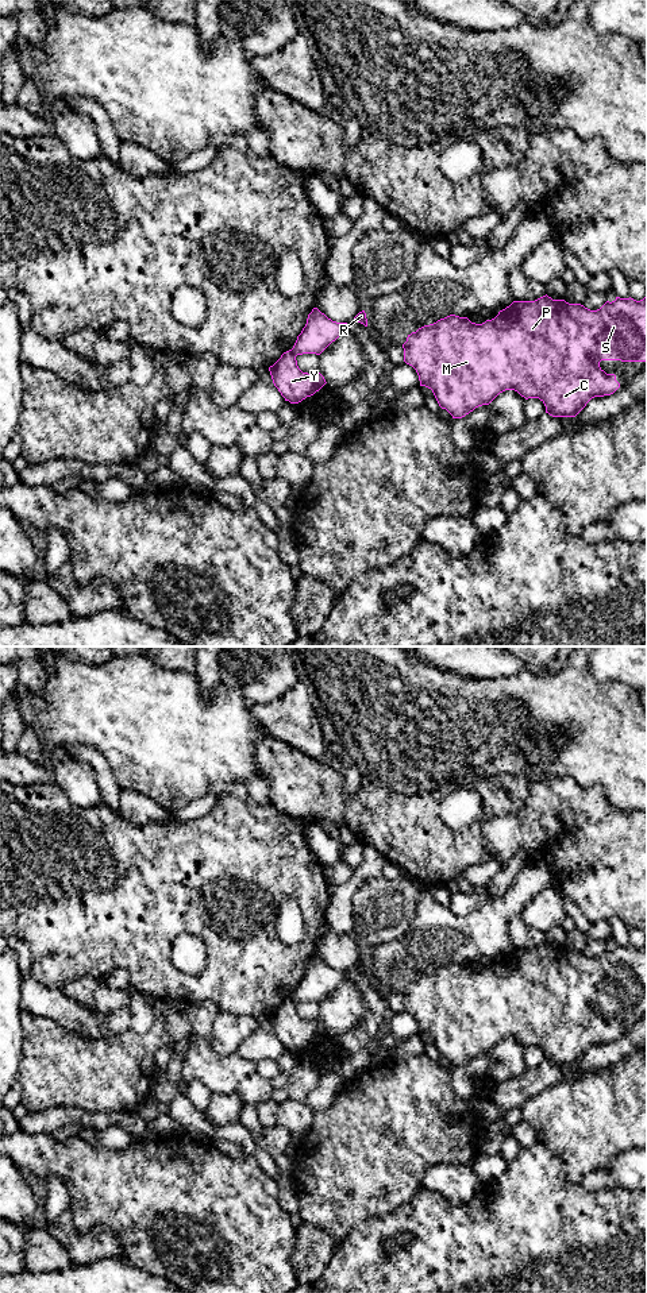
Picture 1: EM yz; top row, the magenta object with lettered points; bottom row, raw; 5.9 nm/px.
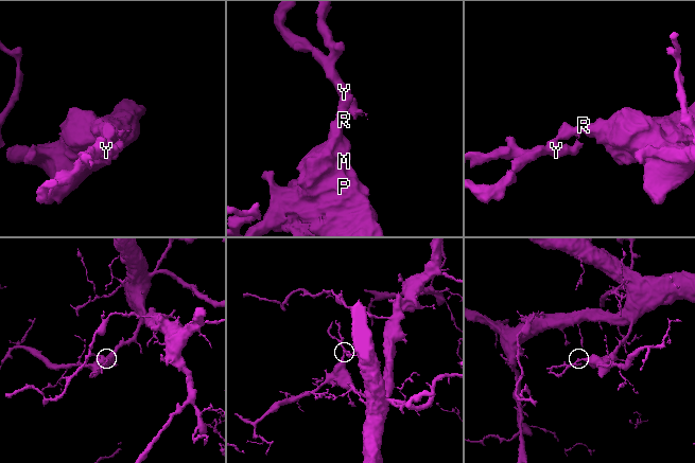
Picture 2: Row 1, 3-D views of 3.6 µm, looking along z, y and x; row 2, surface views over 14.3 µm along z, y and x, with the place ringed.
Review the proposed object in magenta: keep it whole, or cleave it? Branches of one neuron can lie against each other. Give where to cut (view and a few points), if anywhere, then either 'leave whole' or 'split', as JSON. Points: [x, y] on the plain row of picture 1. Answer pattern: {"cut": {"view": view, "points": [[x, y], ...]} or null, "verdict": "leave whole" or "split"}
{"cut": {"view": "yz", "points": [[291, 998], [295, 1004]]}, "verdict": "split"}

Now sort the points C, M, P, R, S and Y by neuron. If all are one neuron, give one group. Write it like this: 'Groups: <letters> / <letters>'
Groups: C M P R S / Y

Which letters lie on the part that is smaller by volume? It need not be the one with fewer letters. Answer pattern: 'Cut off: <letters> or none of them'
Cut off: Y

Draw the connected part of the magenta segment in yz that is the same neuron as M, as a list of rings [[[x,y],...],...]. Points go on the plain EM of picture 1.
[[[546,942],[535,949],[513,949],[482,972],[450,962],[408,983],[403,996],[404,1010],[416,1018],[420,1034],[431,1037],[439,1054],[452,1066],[489,1053],[505,1038],[515,1038],[525,1047],[539,1046],[552,1065],[575,1065],[592,1046],[611,1043],[620,1035],[616,1023],[600,1015],[601,1008],[647,1010],[647,943],[640,949],[616,945],[590,958]]]

